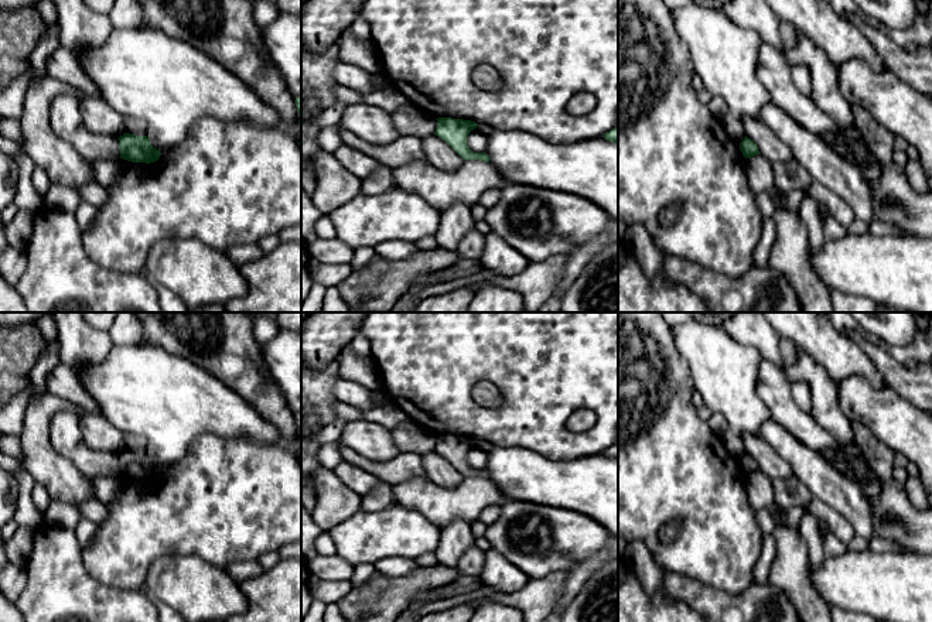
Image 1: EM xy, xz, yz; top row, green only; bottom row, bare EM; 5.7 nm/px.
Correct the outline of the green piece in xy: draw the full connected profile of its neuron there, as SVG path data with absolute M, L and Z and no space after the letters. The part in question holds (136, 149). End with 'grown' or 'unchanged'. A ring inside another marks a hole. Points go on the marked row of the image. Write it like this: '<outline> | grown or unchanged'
M124 133L119 139L120 158L132 163L154 163L160 158L160 150L154 148L147 136Z | unchanged

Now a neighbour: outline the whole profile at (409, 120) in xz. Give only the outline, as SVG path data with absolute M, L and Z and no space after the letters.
M402 107L390 113L395 127L407 136L426 137L434 134L437 120L417 107Z

